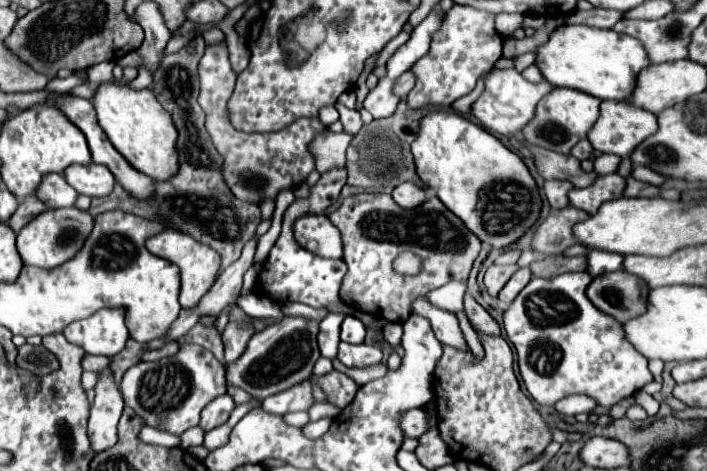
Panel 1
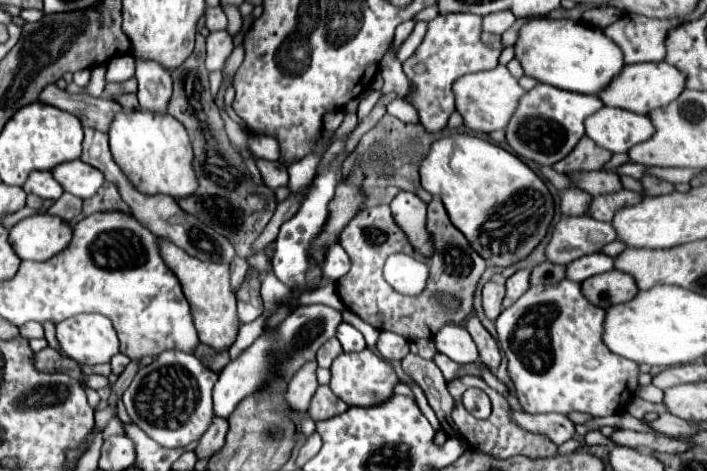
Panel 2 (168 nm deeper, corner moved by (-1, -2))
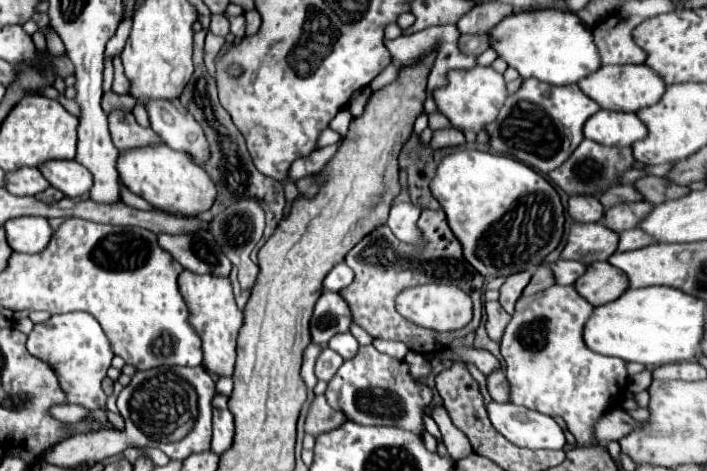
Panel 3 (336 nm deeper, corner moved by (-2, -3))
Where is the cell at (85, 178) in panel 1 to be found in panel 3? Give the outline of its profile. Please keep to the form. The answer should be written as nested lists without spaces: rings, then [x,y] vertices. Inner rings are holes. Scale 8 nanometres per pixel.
[[[52,159],[52,161],[44,161],[38,169],[44,175],[44,179],[54,189],[62,191],[66,197],[80,197],[82,193],[90,191],[92,175],[78,161]]]

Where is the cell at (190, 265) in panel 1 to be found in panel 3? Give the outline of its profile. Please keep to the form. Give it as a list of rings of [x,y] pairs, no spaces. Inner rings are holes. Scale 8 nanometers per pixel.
[[[182,271],[178,277],[180,293],[188,307],[188,321],[202,341],[202,367],[220,377],[230,377],[236,361],[236,337],[242,327],[242,311],[236,307],[230,279],[212,275],[194,275],[192,271]]]

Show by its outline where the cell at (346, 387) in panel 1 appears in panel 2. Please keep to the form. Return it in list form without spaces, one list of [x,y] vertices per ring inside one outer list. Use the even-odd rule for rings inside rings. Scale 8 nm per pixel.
[[[319,386],[313,400],[311,400],[311,406],[309,406],[309,416],[317,422],[317,420],[325,420],[325,418],[333,418],[341,412],[345,412],[349,406],[333,396],[333,390],[329,386]]]

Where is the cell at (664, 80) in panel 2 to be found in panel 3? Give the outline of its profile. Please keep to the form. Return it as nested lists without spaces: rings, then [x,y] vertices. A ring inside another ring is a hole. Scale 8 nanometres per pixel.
[[[604,65],[592,75],[580,79],[578,87],[582,89],[584,95],[594,99],[600,105],[600,109],[632,111],[632,113],[636,113],[642,107],[650,107],[658,103],[664,93],[664,81],[654,71],[650,71],[650,67],[646,65],[622,65],[622,67]]]

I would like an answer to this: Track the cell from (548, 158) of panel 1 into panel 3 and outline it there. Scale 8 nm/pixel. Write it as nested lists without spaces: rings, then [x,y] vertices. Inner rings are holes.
[[[614,185],[600,197],[600,201],[604,203],[606,209],[620,205],[620,203],[636,203],[636,201],[642,201],[642,199],[644,197],[636,191],[634,185]]]

